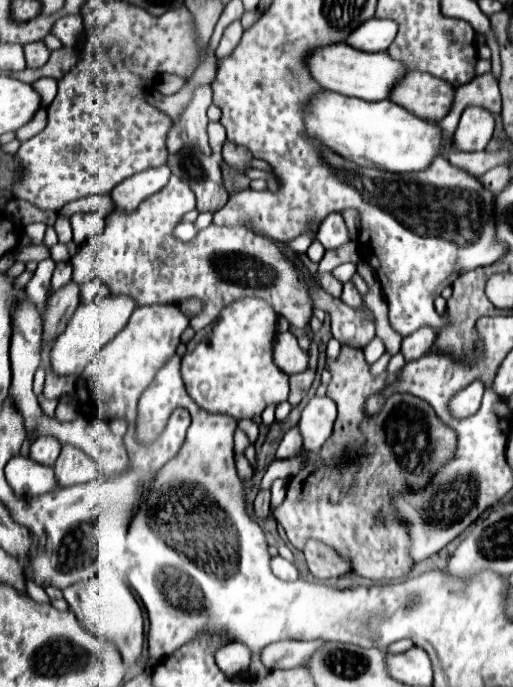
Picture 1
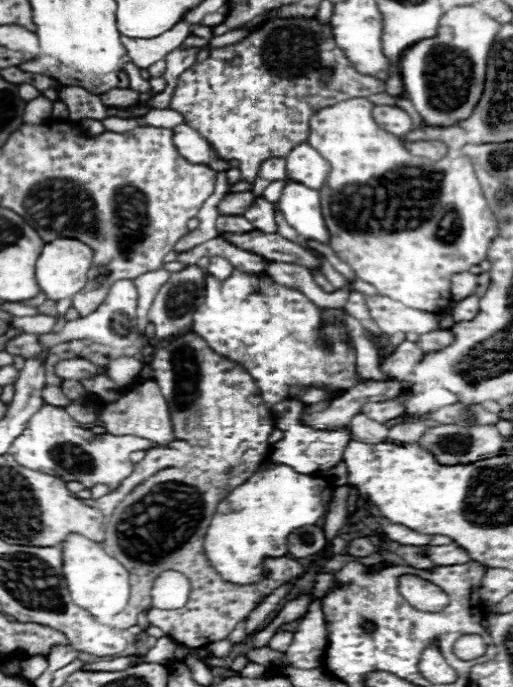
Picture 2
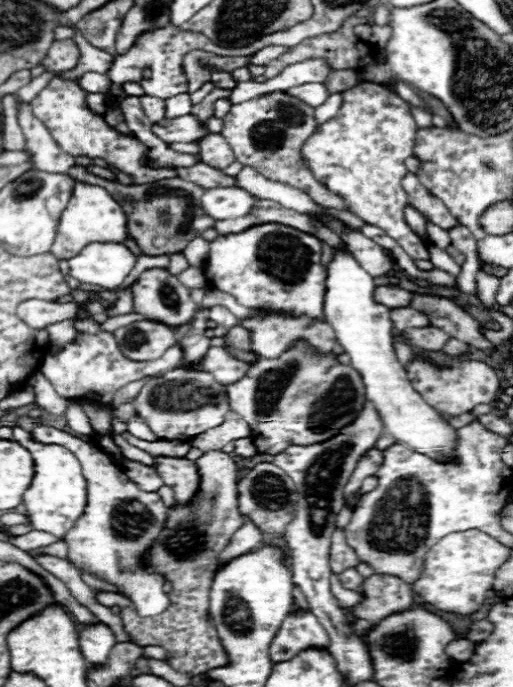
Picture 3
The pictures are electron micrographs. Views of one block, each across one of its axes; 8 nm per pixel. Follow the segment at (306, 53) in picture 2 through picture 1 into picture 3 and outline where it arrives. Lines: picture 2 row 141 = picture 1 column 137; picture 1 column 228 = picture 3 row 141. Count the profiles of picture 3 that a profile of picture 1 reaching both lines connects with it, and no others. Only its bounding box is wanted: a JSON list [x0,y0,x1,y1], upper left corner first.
[220,92,346,210]

